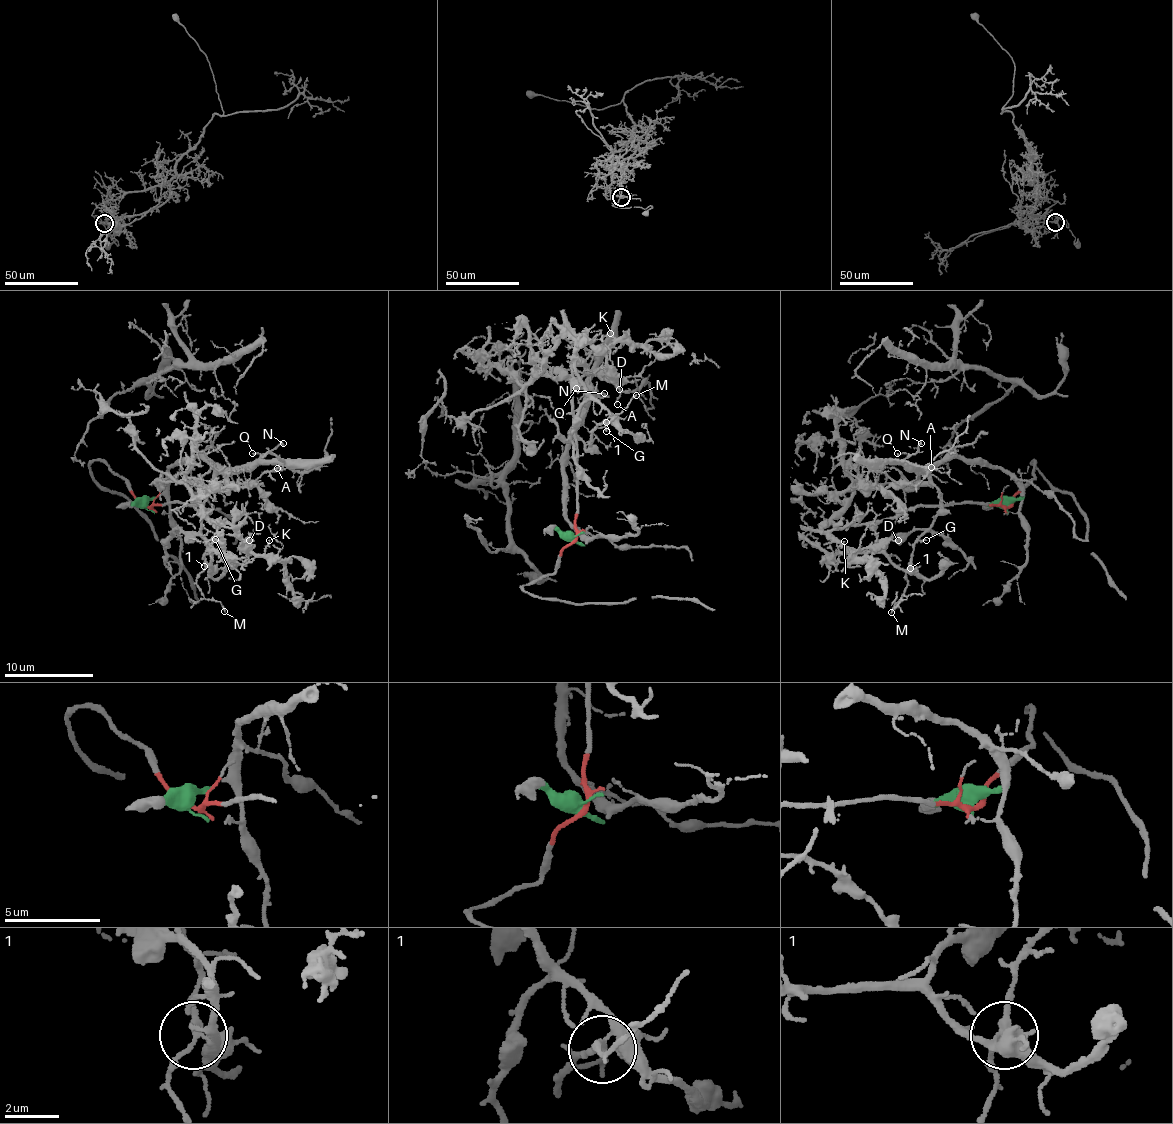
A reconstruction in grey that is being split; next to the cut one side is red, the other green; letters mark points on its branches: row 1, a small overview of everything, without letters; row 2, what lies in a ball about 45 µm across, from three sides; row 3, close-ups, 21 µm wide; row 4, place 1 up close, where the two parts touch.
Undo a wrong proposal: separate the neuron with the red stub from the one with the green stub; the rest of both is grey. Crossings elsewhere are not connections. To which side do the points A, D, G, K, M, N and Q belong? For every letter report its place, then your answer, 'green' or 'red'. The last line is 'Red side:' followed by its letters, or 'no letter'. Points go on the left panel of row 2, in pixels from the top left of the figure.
A: (277, 468) | green
D: (249, 540) | red
G: (215, 539) | green
K: (269, 540) | red
M: (224, 611) | green
N: (283, 443) | green
Q: (252, 453) | green
Red side: D, K

